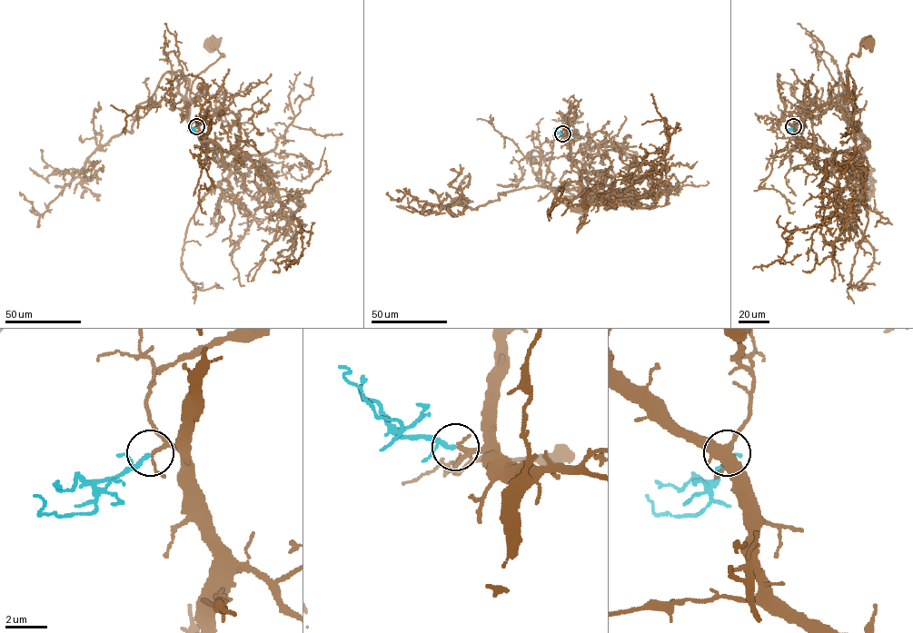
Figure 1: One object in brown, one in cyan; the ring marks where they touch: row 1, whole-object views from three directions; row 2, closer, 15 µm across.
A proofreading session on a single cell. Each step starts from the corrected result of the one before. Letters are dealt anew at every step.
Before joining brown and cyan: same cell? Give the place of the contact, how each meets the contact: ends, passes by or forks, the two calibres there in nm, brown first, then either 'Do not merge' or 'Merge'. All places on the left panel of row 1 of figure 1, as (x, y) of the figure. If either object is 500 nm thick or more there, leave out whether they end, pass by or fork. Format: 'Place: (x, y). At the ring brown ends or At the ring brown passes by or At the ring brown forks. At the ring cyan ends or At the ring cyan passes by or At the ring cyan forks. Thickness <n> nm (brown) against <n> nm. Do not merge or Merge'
Place: (196, 126). At the ring brown forks. At the ring cyan passes by. Thickness 130 nm (brown) against 150 nm. Merge

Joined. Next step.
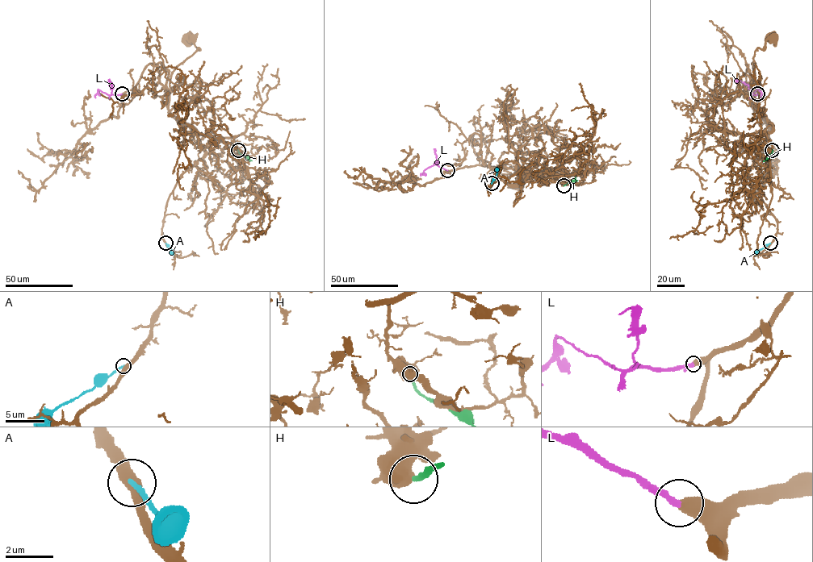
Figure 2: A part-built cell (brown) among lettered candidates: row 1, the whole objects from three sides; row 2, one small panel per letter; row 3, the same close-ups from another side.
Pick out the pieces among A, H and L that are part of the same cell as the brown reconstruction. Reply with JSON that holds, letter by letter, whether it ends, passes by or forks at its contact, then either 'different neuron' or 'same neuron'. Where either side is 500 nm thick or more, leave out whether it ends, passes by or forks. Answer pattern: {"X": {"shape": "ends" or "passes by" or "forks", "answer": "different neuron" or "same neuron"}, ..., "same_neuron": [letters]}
{"A": {"shape": "ends", "answer": "different neuron"}, "H": {"answer": "different neuron"}, "L": {"answer": "same neuron"}, "same_neuron": ["L"]}

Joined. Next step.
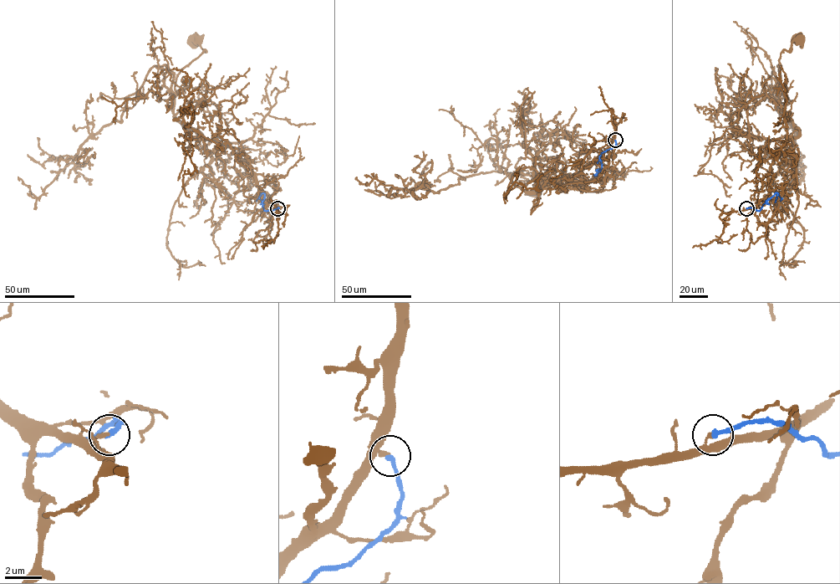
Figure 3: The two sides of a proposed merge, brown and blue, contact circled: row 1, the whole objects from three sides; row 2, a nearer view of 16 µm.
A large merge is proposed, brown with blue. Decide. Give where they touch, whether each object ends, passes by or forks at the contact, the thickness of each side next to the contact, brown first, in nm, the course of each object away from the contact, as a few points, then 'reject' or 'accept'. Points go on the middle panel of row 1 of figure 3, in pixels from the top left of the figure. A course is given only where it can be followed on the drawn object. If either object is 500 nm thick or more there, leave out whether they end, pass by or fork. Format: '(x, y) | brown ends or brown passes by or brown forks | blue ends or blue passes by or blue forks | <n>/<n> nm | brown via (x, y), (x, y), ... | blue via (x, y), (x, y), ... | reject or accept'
(615, 140) | brown ends | blue ends | 200/240 nm | brown via (615, 140), (597, 163), (549, 181), (537, 192), (517, 186), (511, 175), (538, 174), (543, 181), (534, 191) | blue via (615, 140), (615, 145), (599, 156), (602, 168), (596, 171), (598, 168) | reject

